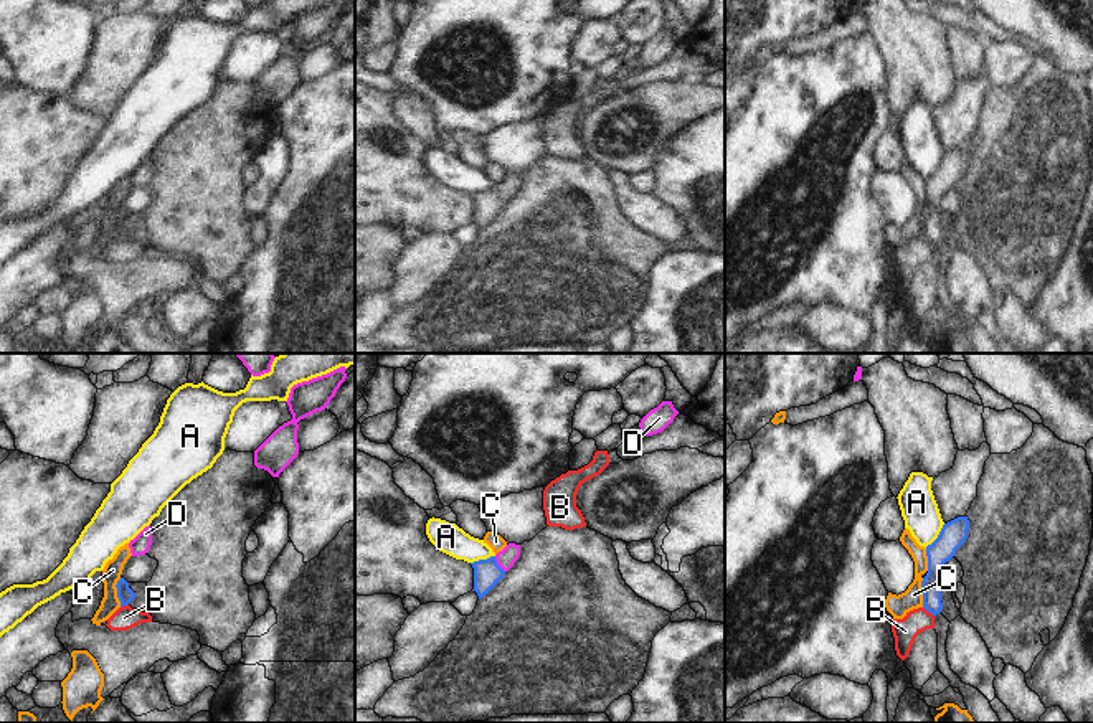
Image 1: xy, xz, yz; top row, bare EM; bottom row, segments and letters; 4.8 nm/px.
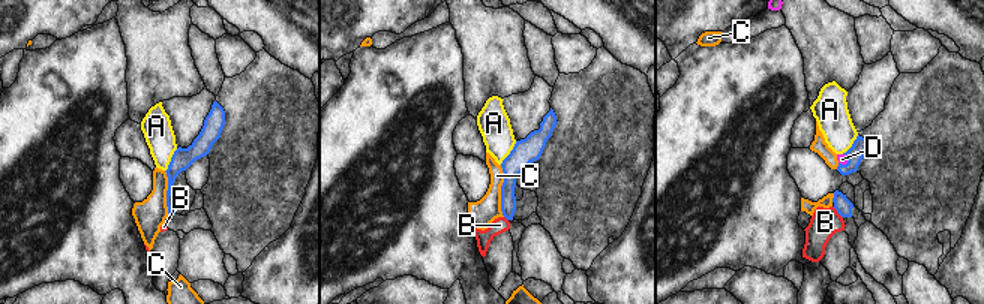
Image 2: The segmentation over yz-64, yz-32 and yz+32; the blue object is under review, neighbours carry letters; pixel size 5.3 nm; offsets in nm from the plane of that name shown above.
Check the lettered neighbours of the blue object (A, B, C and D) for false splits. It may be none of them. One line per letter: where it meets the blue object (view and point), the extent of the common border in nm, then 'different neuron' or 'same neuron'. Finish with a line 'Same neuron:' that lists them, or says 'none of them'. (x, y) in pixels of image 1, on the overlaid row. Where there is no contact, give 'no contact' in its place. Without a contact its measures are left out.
A: meets blue in yz at (938, 537); contact 160 nm long; different neuron
B: meets blue in yz at (928, 611); contact 80 nm long; different neuron
C: meets blue in xy at (118, 593); contact 140 nm long; different neuron
D: meets blue in xz at (497, 565); contact 90 nm long; same neuron
Same neuron: D

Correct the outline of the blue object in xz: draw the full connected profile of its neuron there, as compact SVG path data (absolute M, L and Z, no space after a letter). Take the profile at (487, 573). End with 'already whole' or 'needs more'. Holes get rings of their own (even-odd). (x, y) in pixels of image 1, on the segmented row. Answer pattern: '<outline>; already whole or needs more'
M509 543L502 551L487 560L479 560L471 563L474 568L474 589L480 598L484 598L513 566L520 556L520 545Z; needs more

